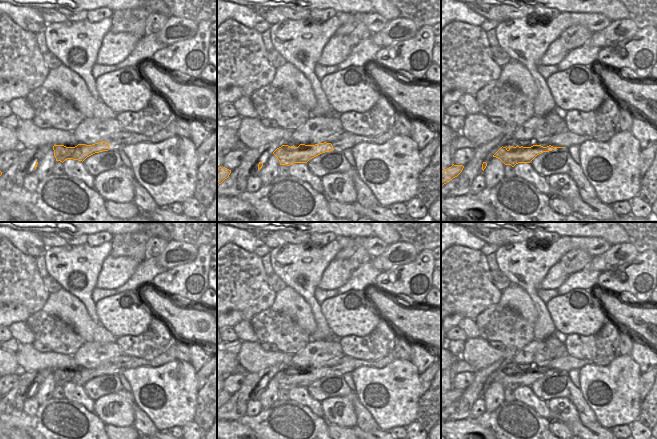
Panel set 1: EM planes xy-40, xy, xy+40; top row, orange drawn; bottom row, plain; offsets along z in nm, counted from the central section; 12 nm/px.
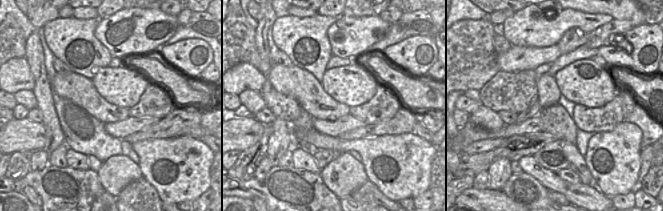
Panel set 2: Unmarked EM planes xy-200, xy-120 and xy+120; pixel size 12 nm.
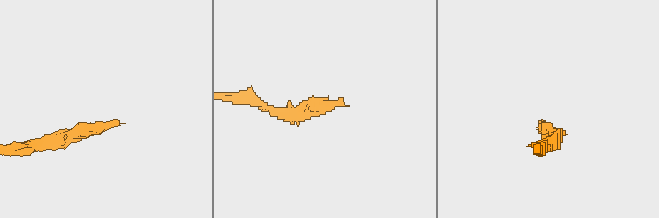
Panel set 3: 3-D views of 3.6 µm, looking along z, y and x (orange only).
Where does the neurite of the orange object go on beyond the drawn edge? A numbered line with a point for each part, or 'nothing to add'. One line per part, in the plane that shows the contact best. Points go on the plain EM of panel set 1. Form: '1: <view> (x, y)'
1: xy+40 (566, 363).

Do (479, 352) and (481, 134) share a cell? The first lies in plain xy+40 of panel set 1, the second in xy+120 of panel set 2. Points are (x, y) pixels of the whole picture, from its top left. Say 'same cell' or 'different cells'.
different cells

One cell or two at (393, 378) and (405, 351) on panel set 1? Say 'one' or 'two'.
two

